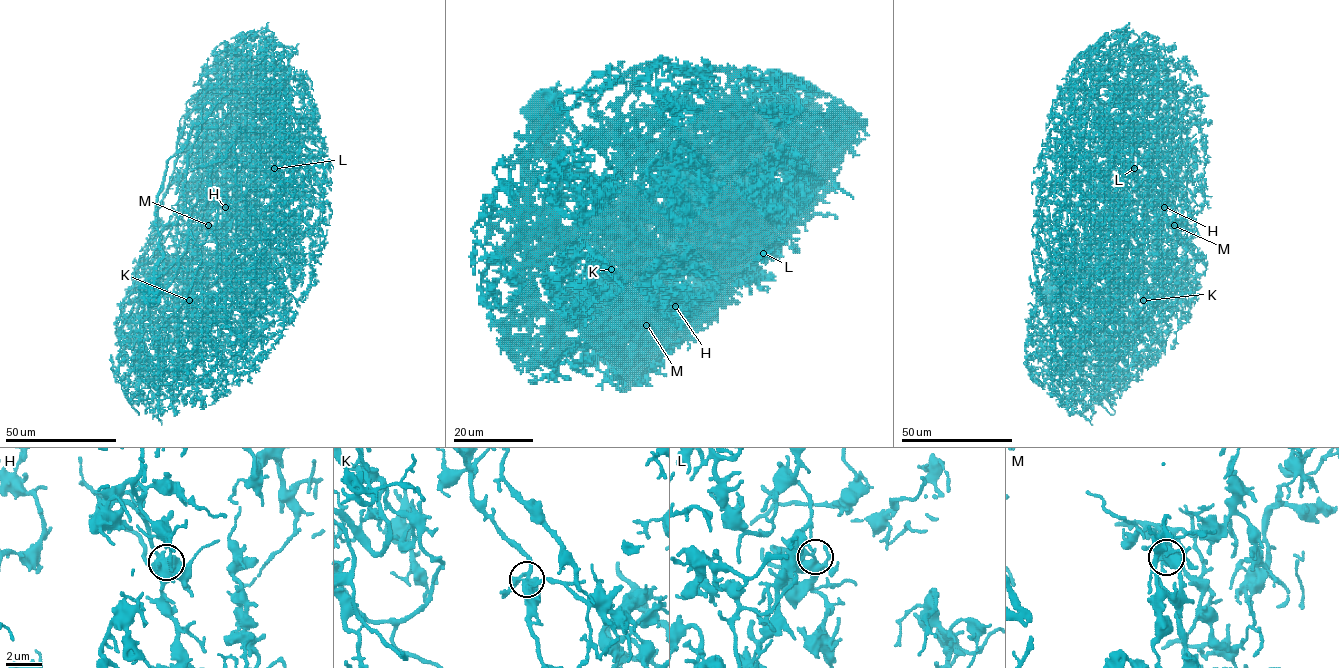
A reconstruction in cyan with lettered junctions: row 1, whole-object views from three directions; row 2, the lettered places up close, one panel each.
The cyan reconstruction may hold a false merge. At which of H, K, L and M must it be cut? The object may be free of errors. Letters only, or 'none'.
none

